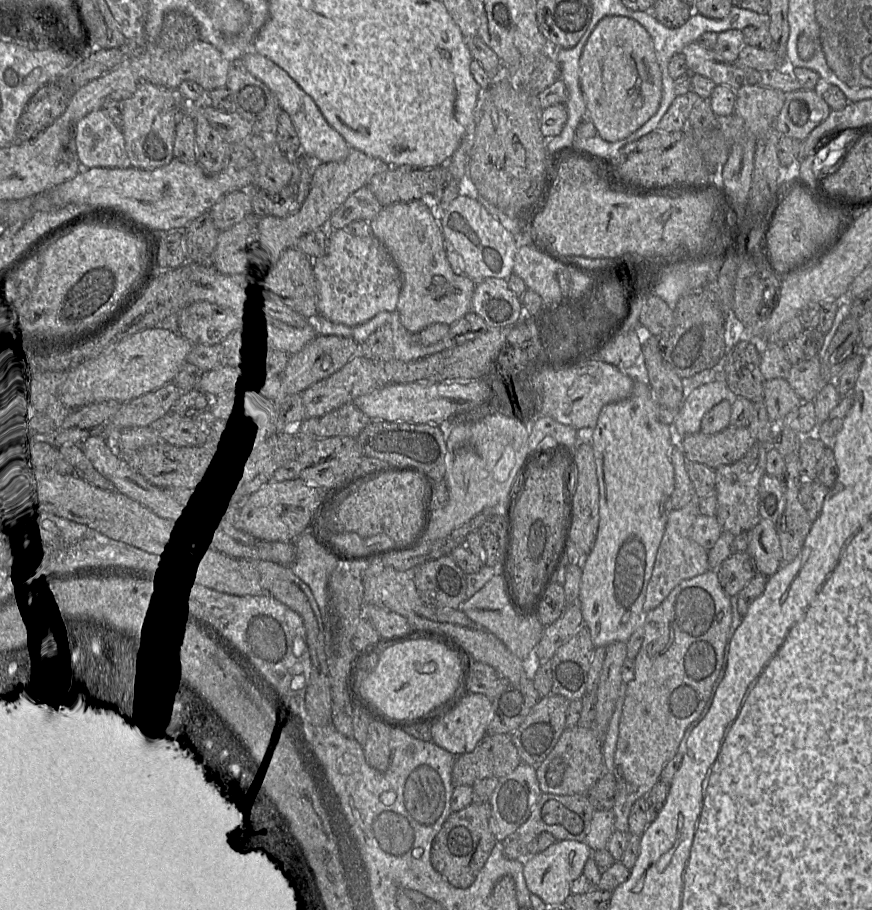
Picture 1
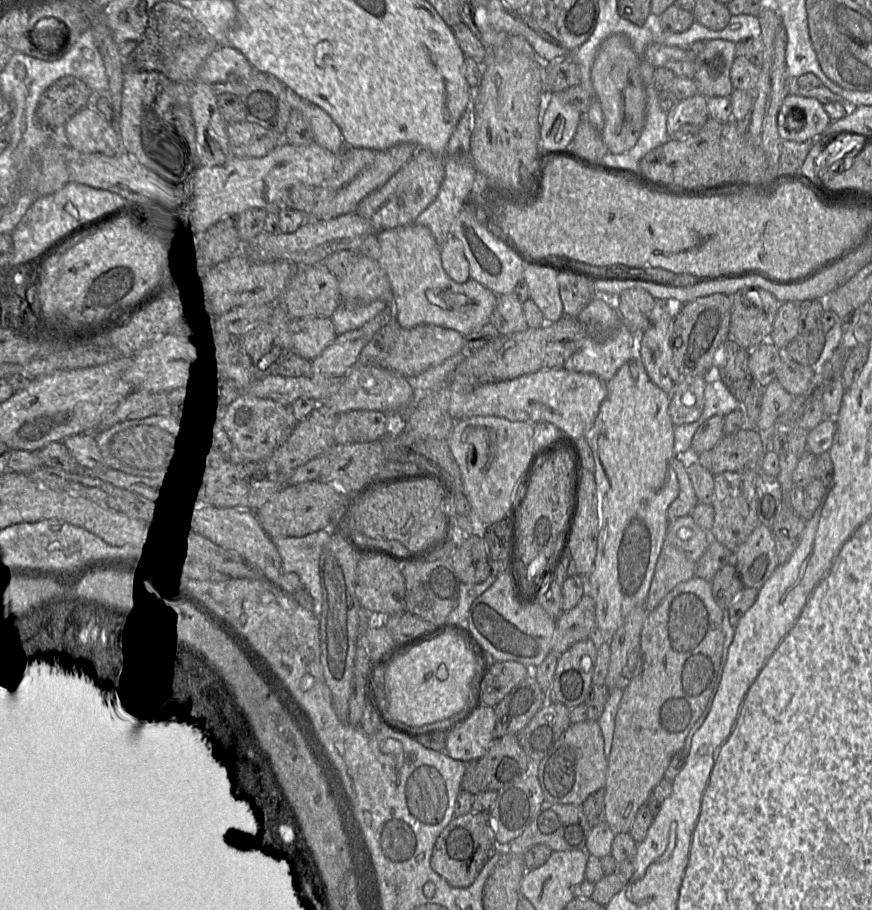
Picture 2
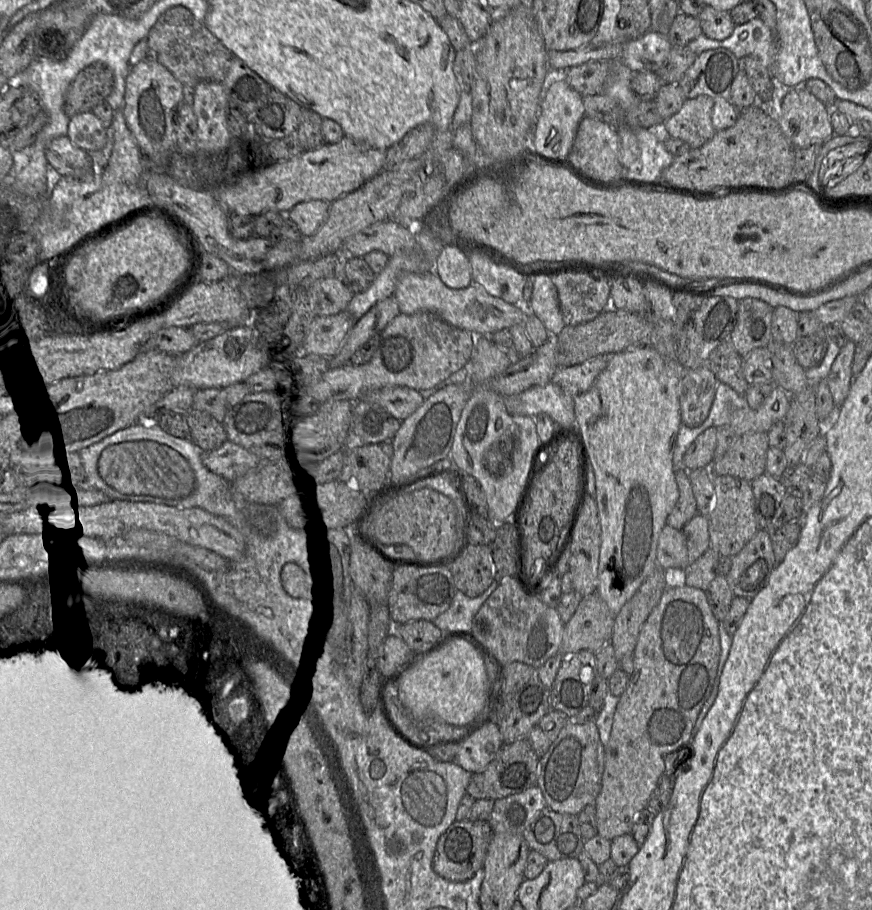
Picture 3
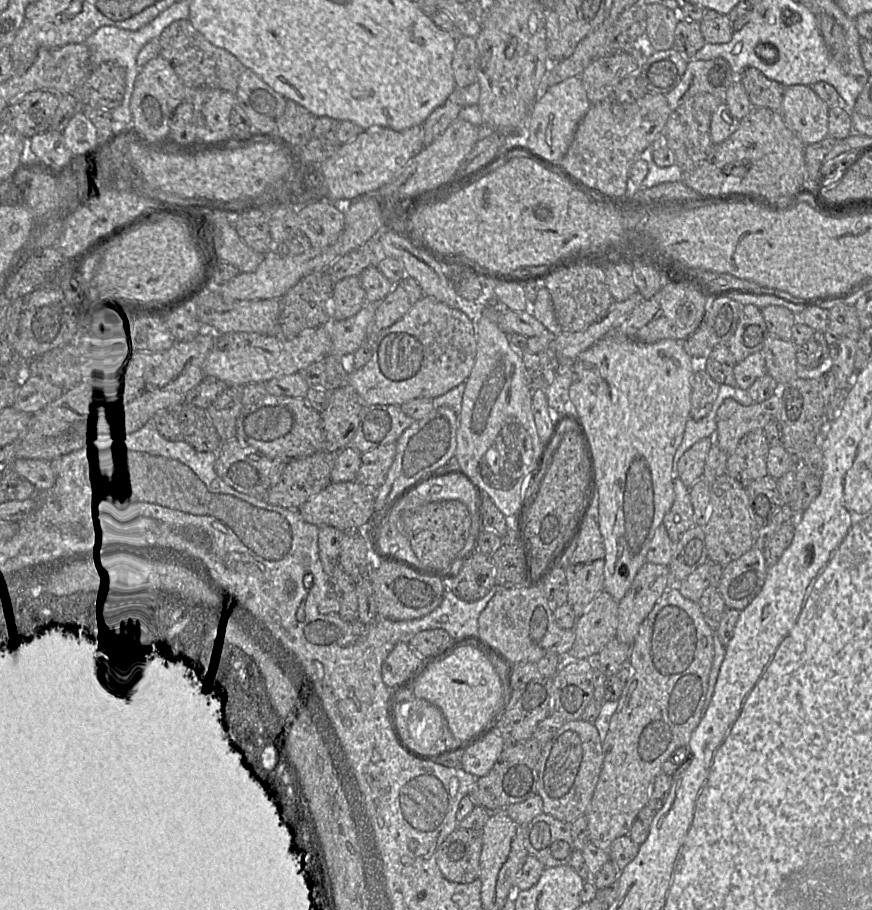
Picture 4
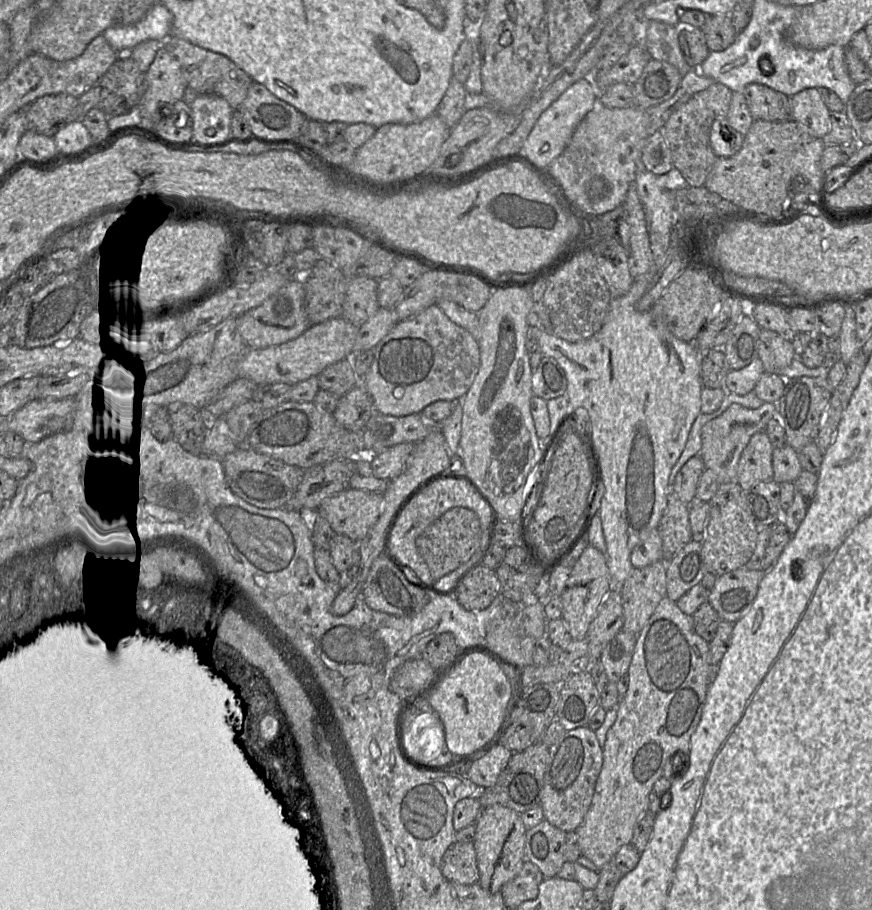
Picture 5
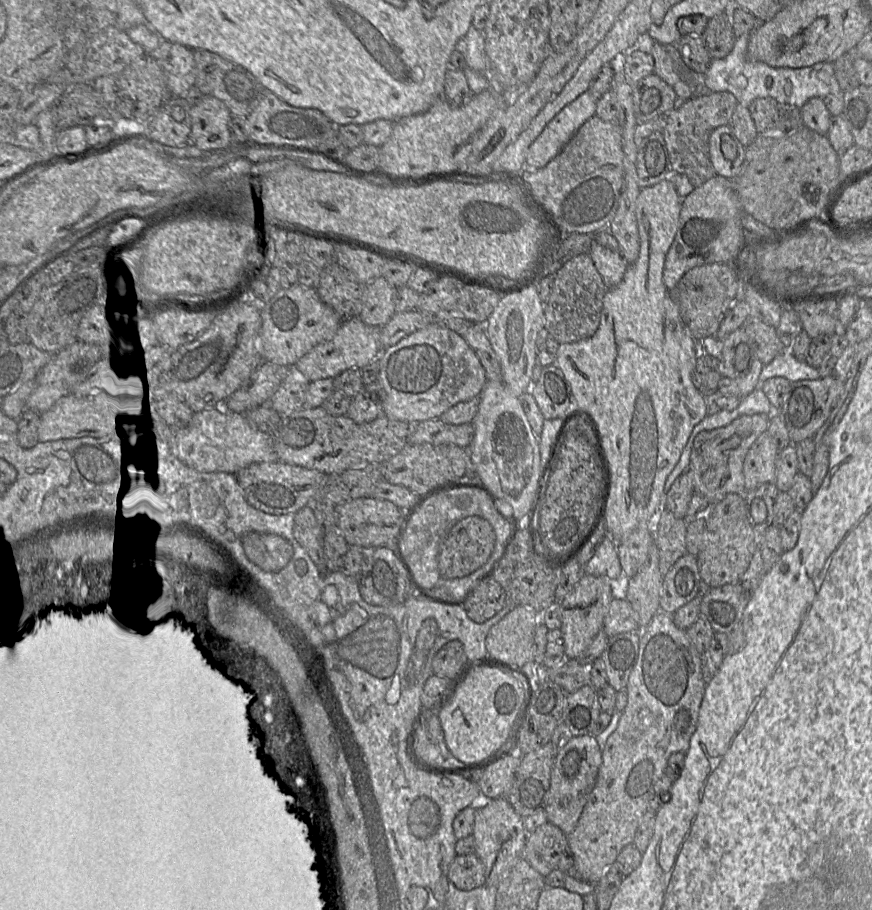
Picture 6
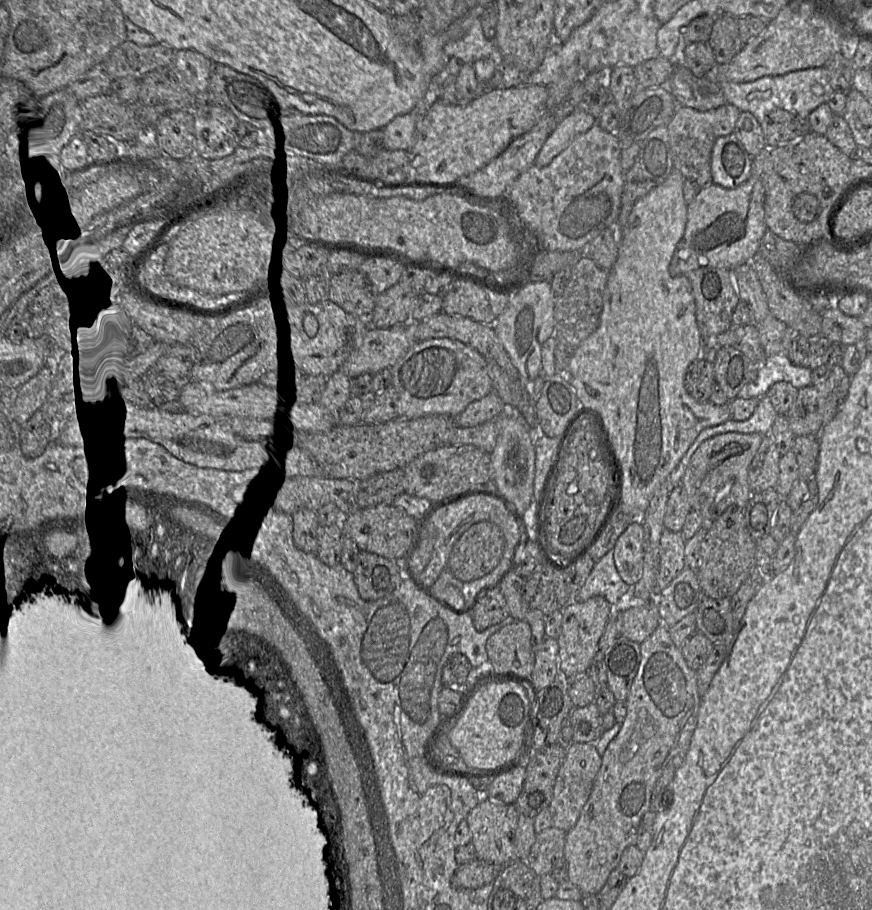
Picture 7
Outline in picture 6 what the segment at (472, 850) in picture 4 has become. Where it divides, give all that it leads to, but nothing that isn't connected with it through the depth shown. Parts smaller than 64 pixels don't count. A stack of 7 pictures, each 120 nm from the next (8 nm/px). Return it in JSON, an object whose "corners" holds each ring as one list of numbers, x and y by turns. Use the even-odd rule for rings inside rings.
{"corners":[[475,853,456,855,449,868,449,879,462,891,486,885,486,867]]}

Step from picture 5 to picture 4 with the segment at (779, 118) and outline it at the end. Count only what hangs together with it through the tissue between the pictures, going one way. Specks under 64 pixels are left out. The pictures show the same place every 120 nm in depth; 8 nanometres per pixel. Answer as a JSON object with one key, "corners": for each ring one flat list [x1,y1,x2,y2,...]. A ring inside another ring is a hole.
{"corners":[[747,68,739,76,752,107,764,107,779,111,784,94,784,86,768,79,760,70]]}

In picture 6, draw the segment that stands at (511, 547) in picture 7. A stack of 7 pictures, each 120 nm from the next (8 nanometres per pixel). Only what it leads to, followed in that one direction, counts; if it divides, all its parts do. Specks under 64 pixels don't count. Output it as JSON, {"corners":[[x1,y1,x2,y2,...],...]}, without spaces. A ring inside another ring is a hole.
{"corners":[[455,483,428,495,409,512,403,531,397,539,397,549,420,586,429,589,437,597,454,599,462,605,462,602,477,582,484,576,491,574,495,563,504,555,513,532,514,529,496,510,483,487],[468,516,479,516,490,523,496,535,494,550,487,562,474,573,456,579,441,577,438,567,441,541,458,521]]}

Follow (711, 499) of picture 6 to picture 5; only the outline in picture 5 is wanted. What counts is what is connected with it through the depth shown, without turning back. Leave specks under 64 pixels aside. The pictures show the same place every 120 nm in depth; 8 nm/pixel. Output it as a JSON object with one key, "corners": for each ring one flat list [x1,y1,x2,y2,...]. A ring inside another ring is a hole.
{"corners":[[764,402,757,409,748,409,739,404,732,404,719,417,707,422,701,430,702,446,700,456,705,469,715,473,719,485,736,481,738,463,741,454,751,437,765,431,767,424,777,417,777,403]]}

